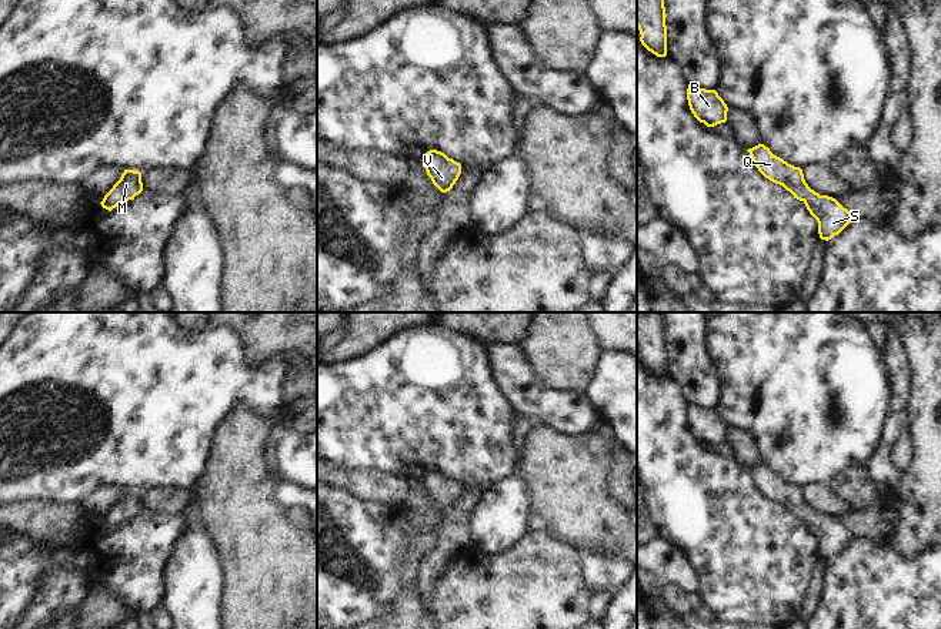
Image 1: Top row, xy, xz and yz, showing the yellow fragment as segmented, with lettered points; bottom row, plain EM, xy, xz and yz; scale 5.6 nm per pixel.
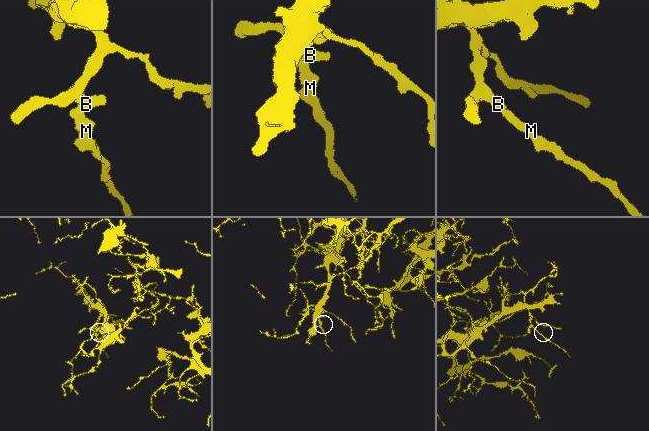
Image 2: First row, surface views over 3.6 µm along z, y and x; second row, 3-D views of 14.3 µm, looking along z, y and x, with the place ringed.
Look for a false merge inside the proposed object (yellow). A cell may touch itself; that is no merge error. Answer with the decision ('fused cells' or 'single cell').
single cell

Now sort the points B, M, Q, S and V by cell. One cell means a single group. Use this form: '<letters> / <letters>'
B M Q S V

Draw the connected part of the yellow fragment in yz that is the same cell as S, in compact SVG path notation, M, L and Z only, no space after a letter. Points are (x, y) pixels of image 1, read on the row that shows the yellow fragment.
M758 144L747 150L758 171L770 181L783 185L794 198L802 201L818 223L821 240L838 235L854 218L835 198L820 195L808 187L802 170L774 155L768 147Z

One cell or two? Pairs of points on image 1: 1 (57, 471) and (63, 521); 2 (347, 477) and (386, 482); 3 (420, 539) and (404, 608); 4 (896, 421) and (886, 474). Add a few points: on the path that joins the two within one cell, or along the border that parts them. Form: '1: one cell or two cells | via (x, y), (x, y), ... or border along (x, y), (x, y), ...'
1: two cells | border along (27, 499), (80, 504)
2: one cell | via (357, 482), (376, 482)
3: one cell | via (410, 556), (409, 591)
4: one cell | via (890, 434), (884, 447), (884, 461)

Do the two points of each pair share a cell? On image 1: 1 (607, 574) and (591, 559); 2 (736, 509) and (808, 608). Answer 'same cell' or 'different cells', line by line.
1: same cell
2: different cells

